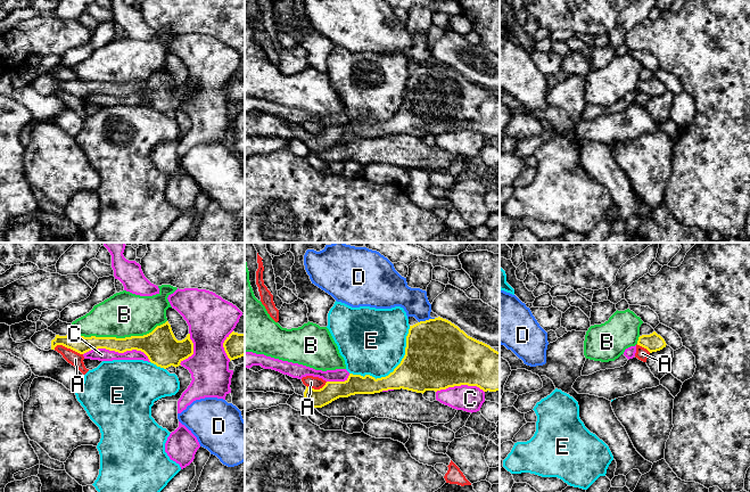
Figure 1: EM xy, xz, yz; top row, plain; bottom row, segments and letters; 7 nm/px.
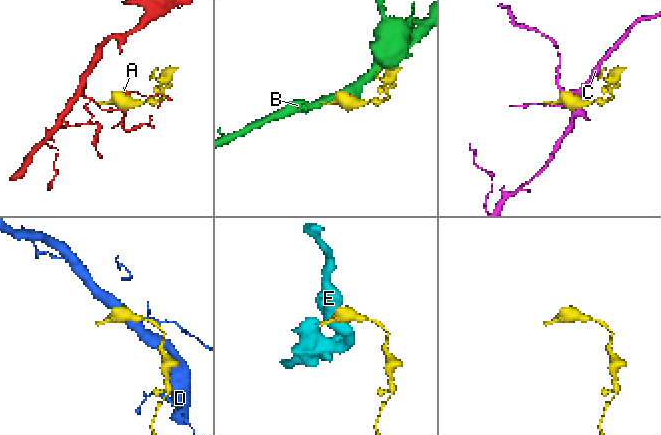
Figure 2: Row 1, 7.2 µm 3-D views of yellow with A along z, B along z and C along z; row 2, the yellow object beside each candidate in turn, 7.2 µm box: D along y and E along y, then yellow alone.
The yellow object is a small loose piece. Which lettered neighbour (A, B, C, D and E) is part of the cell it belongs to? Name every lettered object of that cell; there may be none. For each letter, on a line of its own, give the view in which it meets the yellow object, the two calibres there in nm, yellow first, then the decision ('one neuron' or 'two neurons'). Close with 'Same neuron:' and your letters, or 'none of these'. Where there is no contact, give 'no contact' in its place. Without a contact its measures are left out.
A: meets yellow in xy; 120 nm thick on the yellow side, 100 nm on the other; two neurons
B: meets yellow in xy; 190 nm thick on the yellow side, 320 nm on the other; two neurons
C: meets yellow in xy; 160 nm thick on the yellow side, 90 nm on the other; two neurons
D: meets yellow in xz; 460 nm thick on the yellow side, 190 nm on the other; two neurons
E: meets yellow in xz; 360 nm thick on the yellow side, 460 nm on the other; two neurons
Same neuron: none of these

